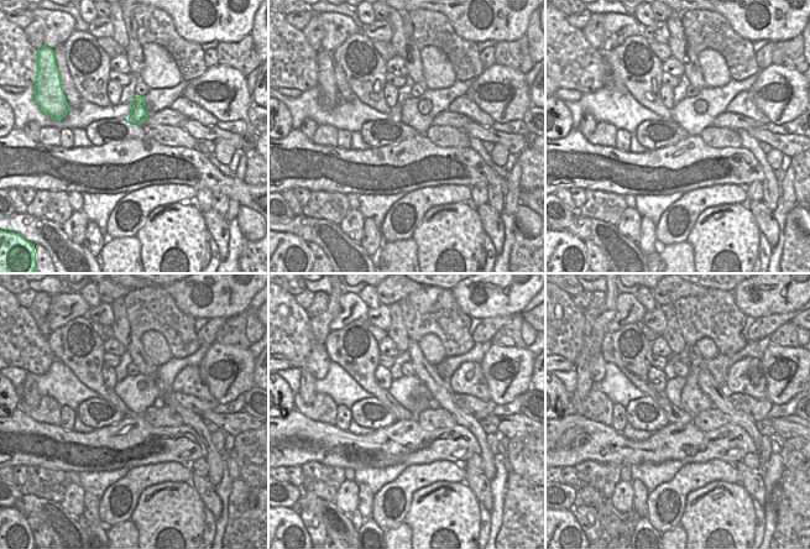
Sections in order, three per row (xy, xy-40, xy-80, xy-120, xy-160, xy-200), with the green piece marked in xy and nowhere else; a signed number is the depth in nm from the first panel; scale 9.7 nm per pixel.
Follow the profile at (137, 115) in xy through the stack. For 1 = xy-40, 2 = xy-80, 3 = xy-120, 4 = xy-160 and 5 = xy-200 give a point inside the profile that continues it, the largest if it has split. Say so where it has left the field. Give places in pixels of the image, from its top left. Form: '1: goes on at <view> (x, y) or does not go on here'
1: goes on at xy-40 (409, 115)
2: goes on at xy-80 (683, 113)
3: goes on at xy-120 (137, 397)
4: goes on at xy-160 (404, 390)
5: goes on at xy-200 (674, 386)

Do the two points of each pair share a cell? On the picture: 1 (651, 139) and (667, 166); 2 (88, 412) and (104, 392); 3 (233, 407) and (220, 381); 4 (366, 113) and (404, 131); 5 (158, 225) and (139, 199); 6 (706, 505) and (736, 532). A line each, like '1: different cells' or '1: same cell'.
1: different cells
2: different cells
3: different cells
4: different cells
5: different cells
6: same cell

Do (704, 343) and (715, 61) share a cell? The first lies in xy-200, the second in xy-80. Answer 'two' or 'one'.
one

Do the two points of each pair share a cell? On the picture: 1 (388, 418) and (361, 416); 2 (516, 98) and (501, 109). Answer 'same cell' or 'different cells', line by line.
1: same cell
2: same cell

